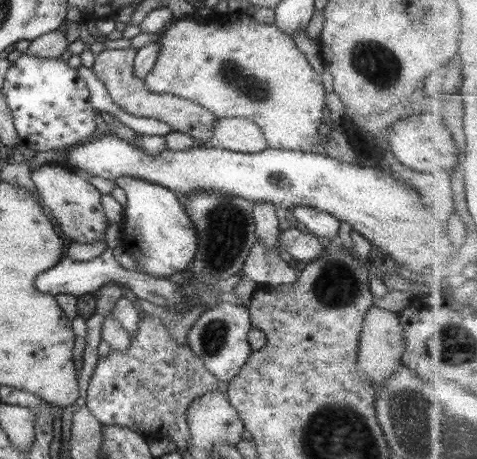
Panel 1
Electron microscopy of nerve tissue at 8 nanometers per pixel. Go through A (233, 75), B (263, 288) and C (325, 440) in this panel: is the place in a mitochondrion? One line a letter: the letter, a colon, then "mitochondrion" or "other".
A: mitochondrion
B: other
C: mitochondrion

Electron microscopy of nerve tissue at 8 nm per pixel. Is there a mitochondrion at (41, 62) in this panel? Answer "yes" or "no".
no

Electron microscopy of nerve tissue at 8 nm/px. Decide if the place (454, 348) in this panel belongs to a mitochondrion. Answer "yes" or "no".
yes

